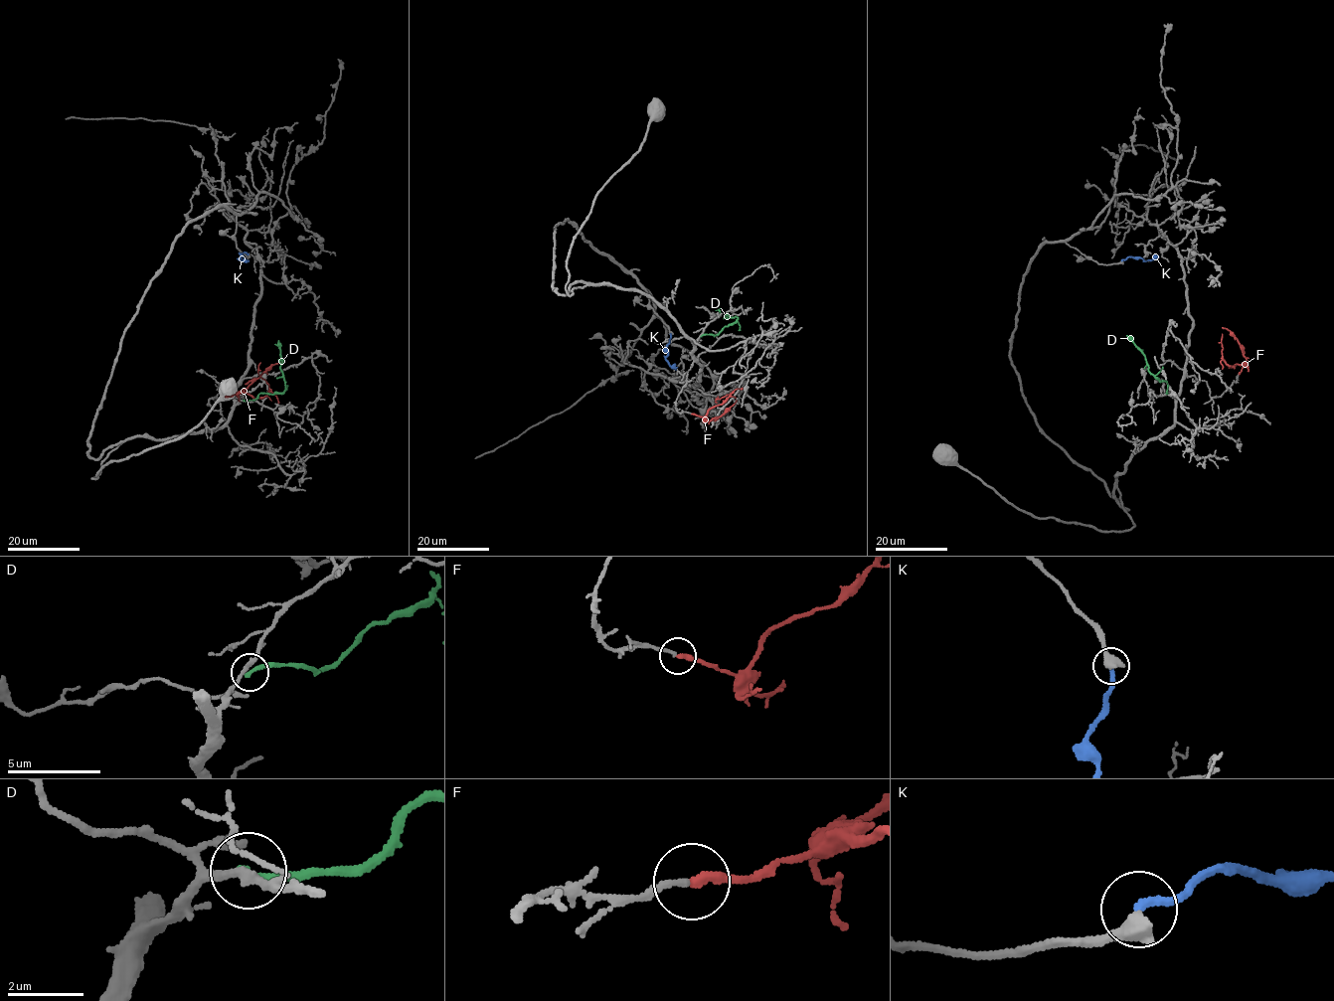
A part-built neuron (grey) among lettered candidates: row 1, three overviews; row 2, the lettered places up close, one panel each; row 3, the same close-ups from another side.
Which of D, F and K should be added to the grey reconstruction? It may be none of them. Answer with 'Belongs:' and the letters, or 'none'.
Belongs: F

